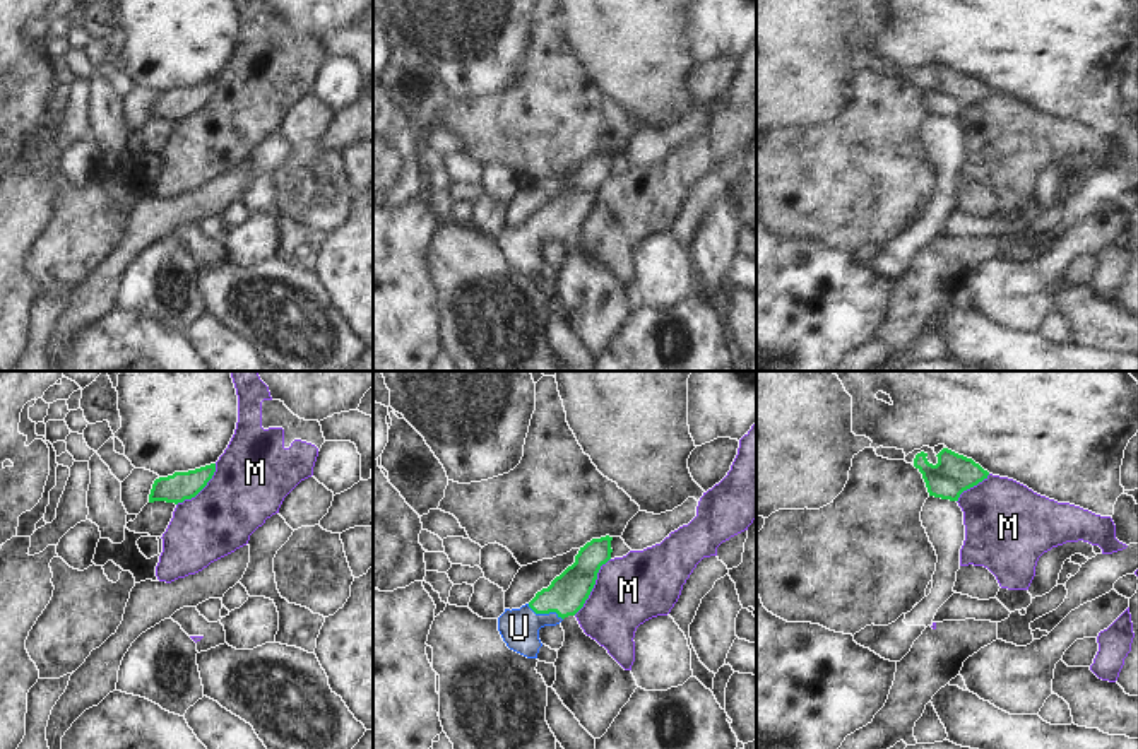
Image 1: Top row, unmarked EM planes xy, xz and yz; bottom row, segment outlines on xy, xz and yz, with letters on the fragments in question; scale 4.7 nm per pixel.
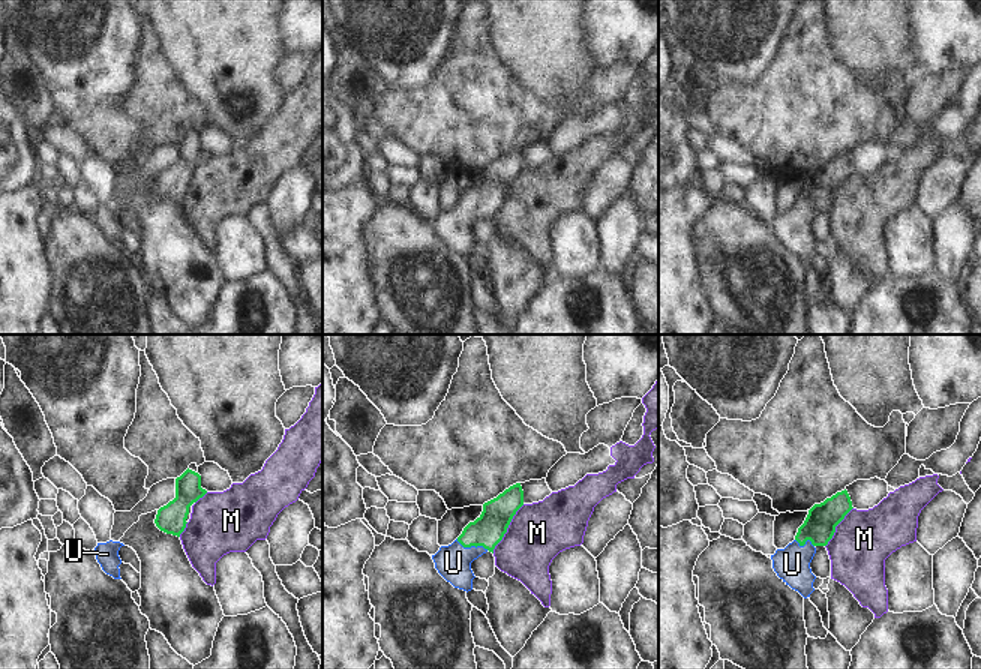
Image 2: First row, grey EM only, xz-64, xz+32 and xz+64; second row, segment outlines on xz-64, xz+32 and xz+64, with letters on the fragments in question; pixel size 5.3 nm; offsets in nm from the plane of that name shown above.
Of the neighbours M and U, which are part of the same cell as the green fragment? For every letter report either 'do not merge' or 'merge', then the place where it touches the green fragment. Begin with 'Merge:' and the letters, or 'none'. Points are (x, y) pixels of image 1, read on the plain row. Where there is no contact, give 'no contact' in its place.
Merge: U
M: do not merge; contact xz (592, 204)
U: merge; contact xz (545, 230)

